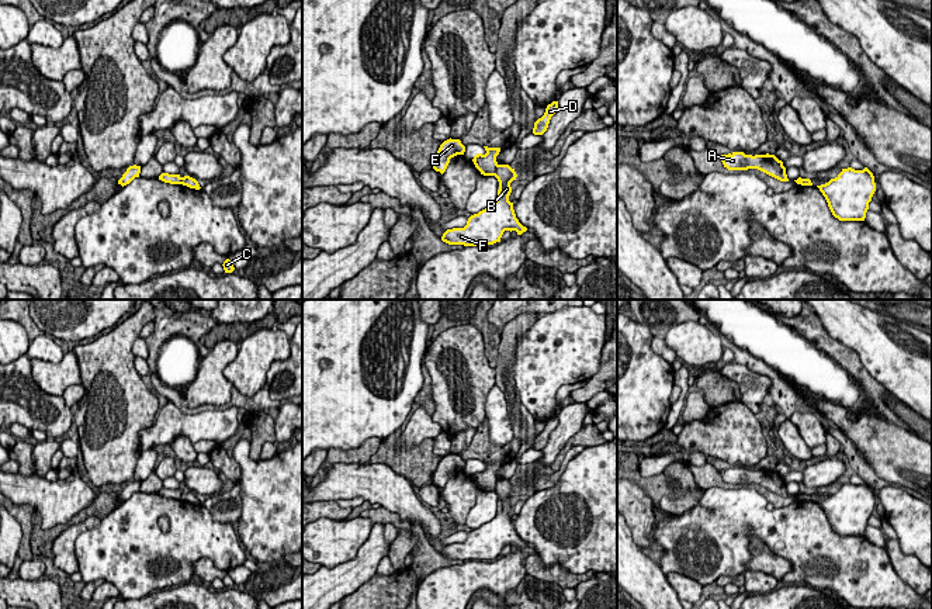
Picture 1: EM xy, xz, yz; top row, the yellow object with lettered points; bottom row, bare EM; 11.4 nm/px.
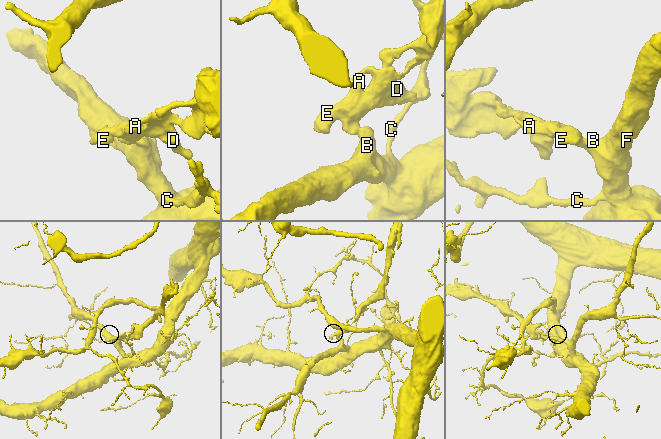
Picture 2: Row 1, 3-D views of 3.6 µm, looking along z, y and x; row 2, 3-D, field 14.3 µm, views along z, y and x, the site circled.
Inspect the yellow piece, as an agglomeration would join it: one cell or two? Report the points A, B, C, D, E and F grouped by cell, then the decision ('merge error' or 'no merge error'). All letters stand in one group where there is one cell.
groups A D E / B C F; merge error

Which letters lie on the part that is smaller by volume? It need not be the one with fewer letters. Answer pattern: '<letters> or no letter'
A, D, E

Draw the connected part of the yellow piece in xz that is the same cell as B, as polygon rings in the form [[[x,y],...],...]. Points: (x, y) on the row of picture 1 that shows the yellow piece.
[[[498,165],[495,177],[499,181],[496,201],[468,218],[464,228],[447,229],[441,241],[448,245],[482,246],[500,242],[505,231],[516,231],[522,235],[527,231],[516,218],[513,203],[509,201],[512,193],[510,183],[517,174],[509,165]]]

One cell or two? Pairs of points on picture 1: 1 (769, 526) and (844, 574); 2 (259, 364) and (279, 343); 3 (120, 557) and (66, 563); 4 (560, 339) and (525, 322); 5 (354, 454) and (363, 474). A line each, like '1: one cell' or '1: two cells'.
1: one cell
2: one cell
3: two cells
4: two cells
5: two cells

